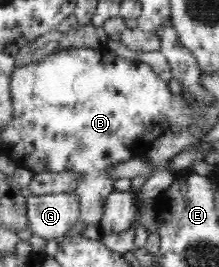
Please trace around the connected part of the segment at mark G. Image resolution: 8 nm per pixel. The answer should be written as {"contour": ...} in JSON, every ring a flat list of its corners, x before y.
{"contour":[[75,193,32,195,26,199,28,228,32,234,44,239,64,237,76,224,80,214,80,203]]}

